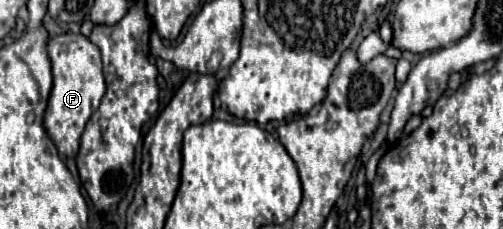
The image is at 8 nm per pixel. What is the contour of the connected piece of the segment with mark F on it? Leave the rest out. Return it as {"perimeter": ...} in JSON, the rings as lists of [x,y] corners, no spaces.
{"perimeter":[[[62,34],[50,40],[48,54],[52,60],[54,86],[48,100],[48,112],[44,116],[44,128],[52,136],[62,156],[74,156],[80,148],[84,126],[90,120],[92,112],[100,106],[100,100],[106,92],[100,50],[82,34]]]}

